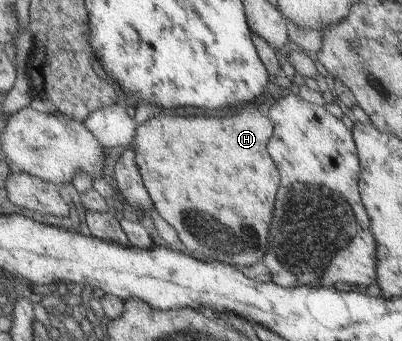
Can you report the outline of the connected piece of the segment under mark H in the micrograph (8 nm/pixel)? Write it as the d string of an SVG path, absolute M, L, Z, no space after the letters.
M244 105L240 114L228 116L228 118L220 118L220 120L218 118L178 118L178 116L167 114L167 112L172 111L164 110L164 112L160 112L155 117L151 116L148 122L138 126L134 141L137 163L139 164L144 184L155 202L156 210L177 231L180 243L183 243L187 250L195 256L204 256L210 258L210 260L216 259L223 263L230 262L230 265L243 269L258 264L260 261L264 262L269 247L270 224L272 224L276 194L278 194L278 188L280 188L280 172L278 172L278 168L276 168L276 164L274 164L272 155L268 150L268 144L275 135L274 121L270 116L264 116L255 105Z

